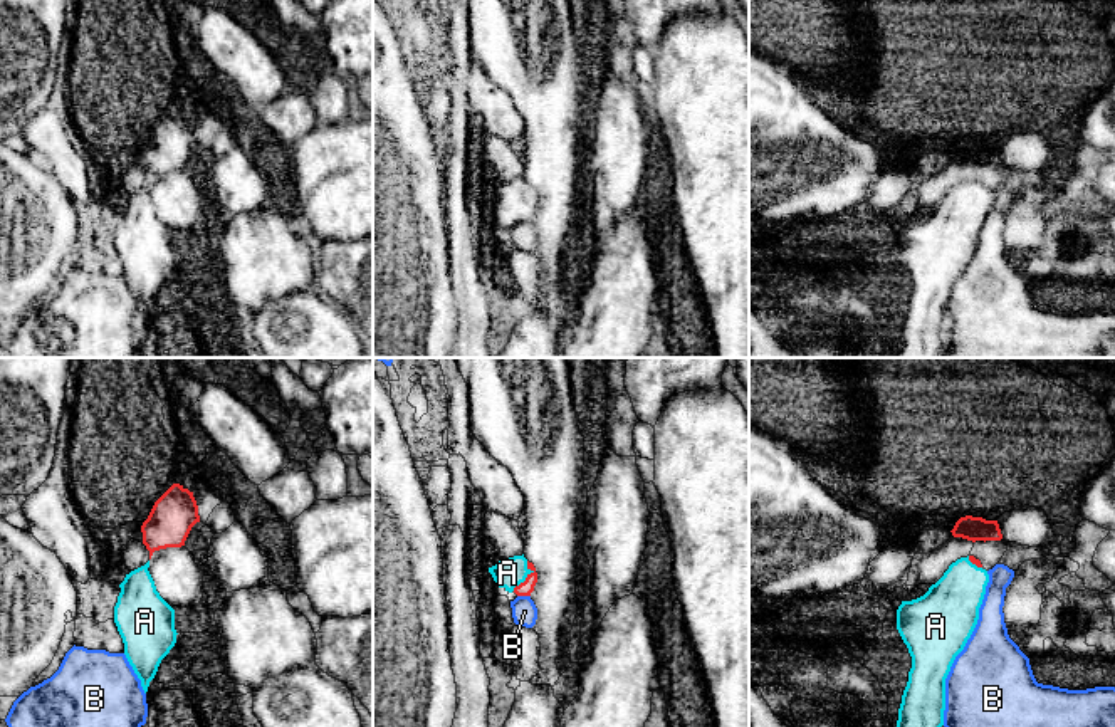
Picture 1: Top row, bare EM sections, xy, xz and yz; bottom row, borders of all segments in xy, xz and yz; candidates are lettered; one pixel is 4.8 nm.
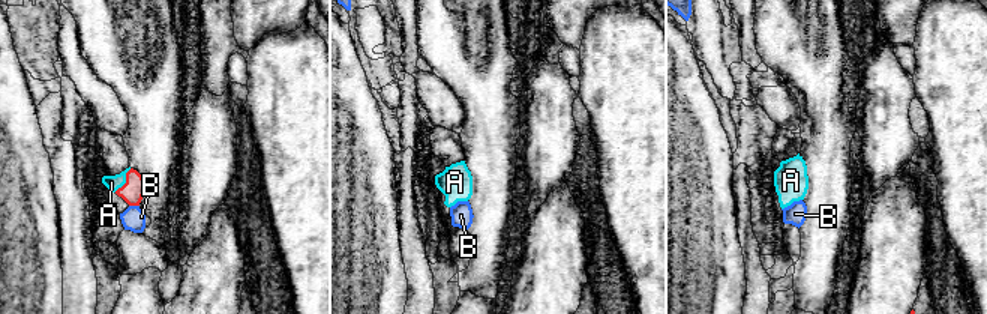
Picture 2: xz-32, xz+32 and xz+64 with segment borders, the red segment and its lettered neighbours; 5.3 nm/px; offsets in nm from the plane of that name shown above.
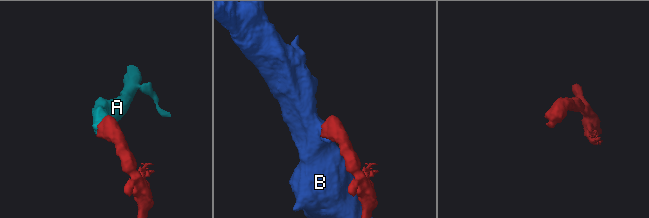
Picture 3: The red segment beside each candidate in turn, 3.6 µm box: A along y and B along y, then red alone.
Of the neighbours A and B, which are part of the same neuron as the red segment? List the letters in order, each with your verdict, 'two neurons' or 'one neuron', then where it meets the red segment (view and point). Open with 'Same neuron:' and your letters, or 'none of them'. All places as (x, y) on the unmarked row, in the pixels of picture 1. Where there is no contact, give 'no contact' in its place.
Same neuron: A
A: one neuron; meets red in xz at (528, 200)
B: two neurons; meets red in xz at (524, 219)

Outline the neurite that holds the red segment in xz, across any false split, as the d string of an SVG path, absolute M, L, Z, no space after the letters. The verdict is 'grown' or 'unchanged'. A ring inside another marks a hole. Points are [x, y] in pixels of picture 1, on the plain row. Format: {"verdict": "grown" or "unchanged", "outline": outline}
{"verdict": "grown", "outline": "M524 178L509 183L500 183L495 190L489 191L499 212L517 220L531 220L537 207L537 196L532 186Z"}

